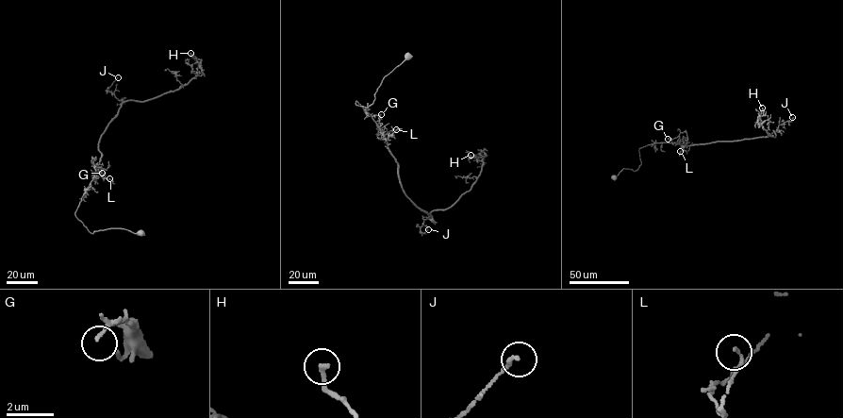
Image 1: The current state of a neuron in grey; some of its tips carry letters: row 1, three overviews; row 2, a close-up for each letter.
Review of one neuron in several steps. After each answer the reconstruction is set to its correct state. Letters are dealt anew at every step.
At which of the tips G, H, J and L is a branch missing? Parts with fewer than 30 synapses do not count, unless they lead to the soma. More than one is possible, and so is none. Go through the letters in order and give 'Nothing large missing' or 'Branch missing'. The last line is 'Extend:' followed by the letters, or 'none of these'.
G: Nothing large missing
H: Nothing large missing
J: Nothing large missing
L: Nothing large missing
Extend: none of these

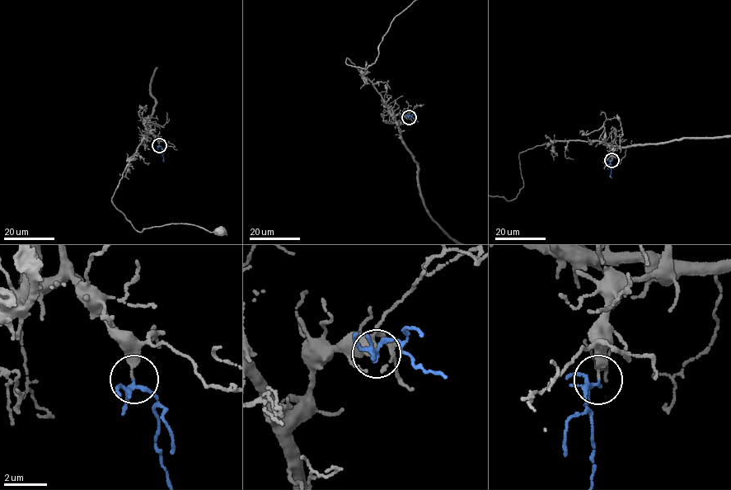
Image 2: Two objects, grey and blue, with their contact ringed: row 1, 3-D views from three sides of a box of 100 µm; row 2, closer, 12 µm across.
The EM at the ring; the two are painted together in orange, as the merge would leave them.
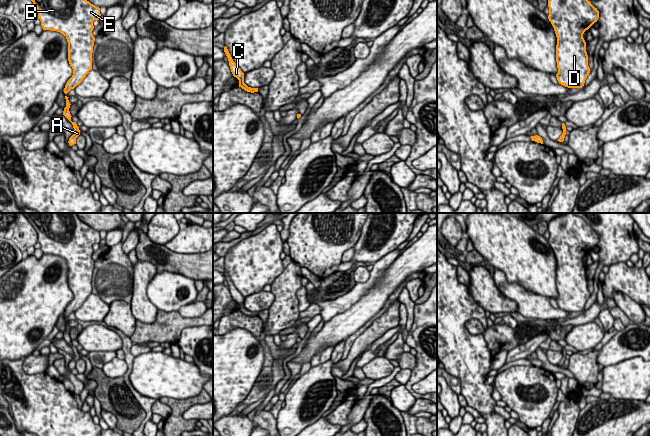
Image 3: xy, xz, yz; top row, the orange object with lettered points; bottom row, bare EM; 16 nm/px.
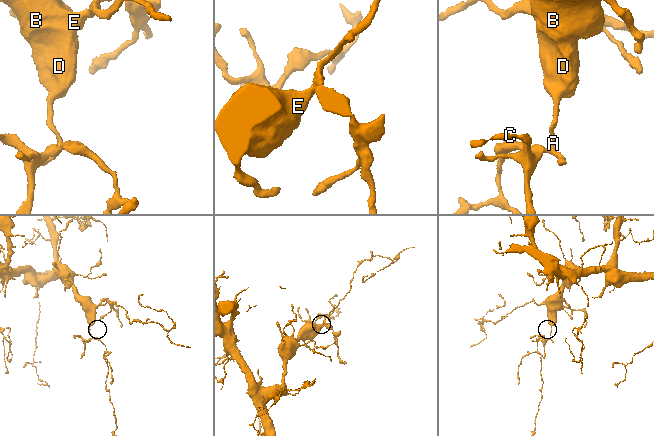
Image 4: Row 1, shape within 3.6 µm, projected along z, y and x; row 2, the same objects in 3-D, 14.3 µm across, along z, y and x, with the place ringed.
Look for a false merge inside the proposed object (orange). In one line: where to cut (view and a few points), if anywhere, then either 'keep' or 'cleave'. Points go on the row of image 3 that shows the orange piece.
no cut | keep

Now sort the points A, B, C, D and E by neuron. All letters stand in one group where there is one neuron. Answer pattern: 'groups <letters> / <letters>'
groups A B C D E

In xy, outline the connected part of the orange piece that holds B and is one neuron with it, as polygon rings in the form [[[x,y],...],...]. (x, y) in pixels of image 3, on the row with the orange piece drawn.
[[[31,0],[37,8],[38,19],[41,21],[43,30],[57,31],[63,34],[68,42],[68,61],[73,69],[72,77],[67,81],[64,93],[79,85],[86,75],[92,70],[92,53],[95,37],[92,34],[94,29],[93,21],[100,19],[100,8],[91,4],[87,0]]]

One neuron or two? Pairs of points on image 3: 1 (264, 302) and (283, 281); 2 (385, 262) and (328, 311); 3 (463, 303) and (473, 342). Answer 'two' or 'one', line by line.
1: two
2: one
3: one

